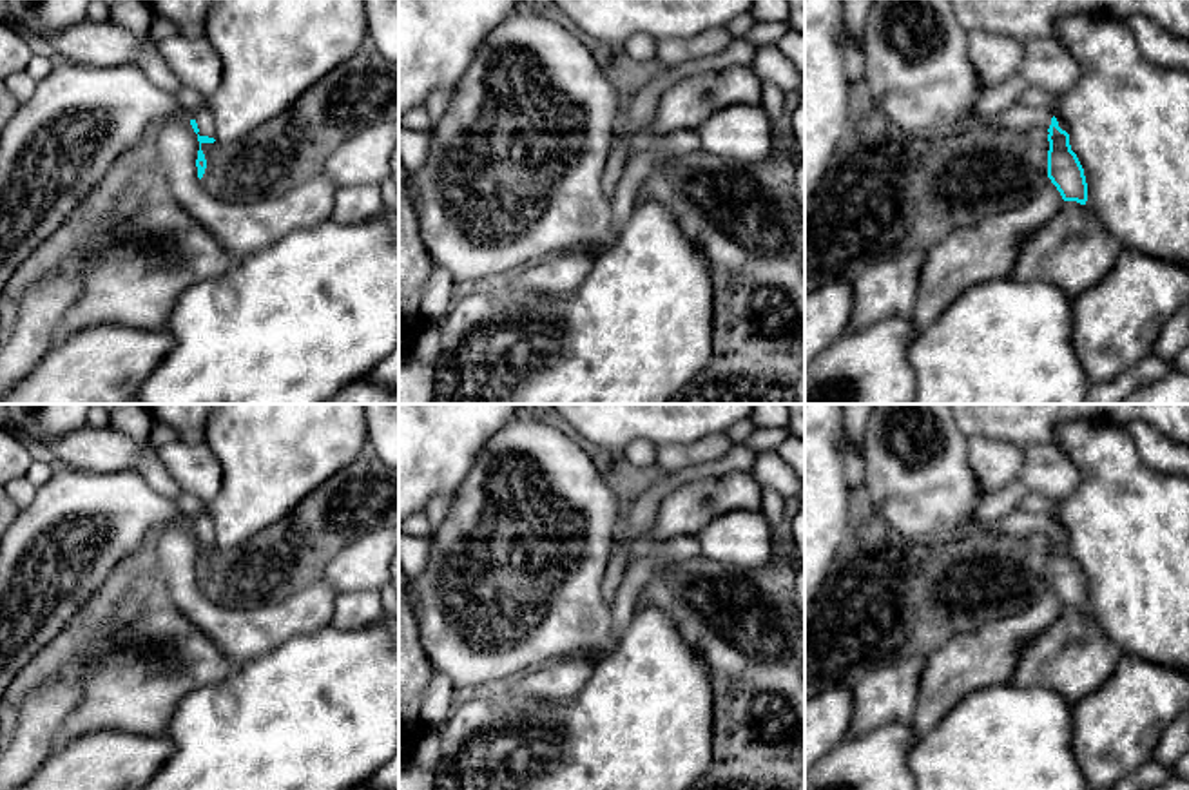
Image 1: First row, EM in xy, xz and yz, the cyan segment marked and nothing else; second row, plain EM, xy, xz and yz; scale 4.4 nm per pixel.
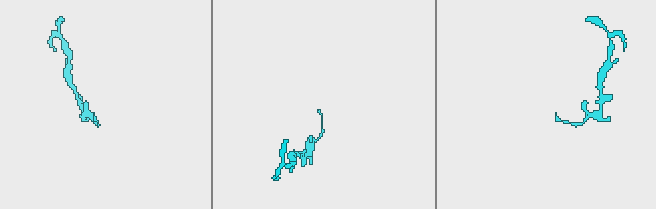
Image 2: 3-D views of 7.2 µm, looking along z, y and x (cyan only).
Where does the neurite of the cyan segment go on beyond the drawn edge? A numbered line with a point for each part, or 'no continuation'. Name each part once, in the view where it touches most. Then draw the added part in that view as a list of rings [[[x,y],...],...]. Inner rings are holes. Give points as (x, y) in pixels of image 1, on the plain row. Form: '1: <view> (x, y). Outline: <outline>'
1: yz (918, 475). Outline: [[[875,404],[861,451],[863,491],[908,544],[952,542],[988,529],[1048,538],[1053,522],[1069,540],[1057,518],[1019,507],[991,524],[973,516],[984,495],[950,404]]]

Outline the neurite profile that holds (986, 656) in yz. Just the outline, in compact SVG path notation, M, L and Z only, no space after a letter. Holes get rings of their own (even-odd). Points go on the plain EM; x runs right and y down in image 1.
M1048 583L1044 594L1028 609L995 621L986 621L982 627L964 636L955 636L930 652L921 672L915 712L910 723L915 739L928 734L968 694L1008 683L1015 672L1020 647L1053 625L1062 611L1060 598Z

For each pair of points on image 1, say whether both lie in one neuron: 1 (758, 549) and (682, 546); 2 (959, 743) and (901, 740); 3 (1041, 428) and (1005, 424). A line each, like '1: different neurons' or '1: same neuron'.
1: different neurons
2: different neurons
3: same neuron

